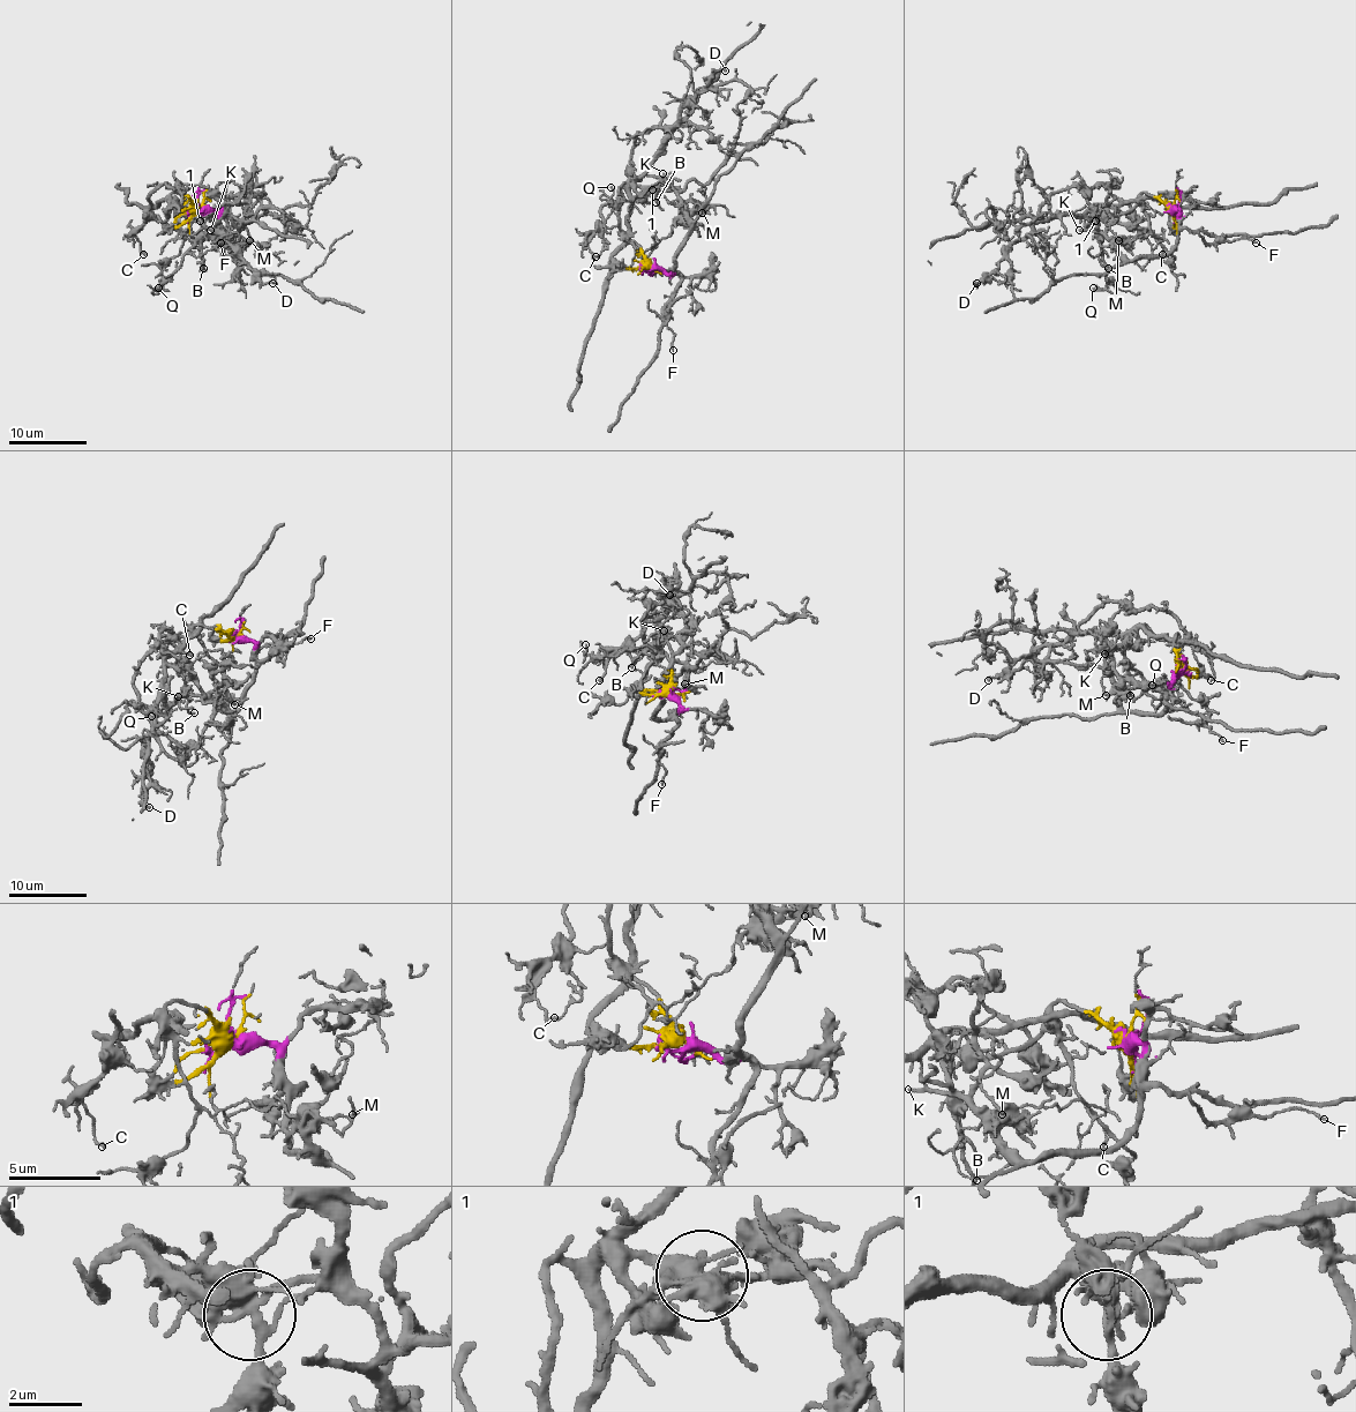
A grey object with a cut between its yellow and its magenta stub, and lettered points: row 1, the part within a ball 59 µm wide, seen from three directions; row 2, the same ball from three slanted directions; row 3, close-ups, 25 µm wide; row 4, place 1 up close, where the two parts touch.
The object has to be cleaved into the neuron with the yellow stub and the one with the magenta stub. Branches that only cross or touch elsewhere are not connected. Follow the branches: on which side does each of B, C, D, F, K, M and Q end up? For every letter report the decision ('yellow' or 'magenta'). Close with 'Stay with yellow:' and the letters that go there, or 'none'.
B: yellow
C: yellow
D: yellow
F: magenta
K: magenta
M: magenta
Q: yellow
Stay with yellow: B, C, D, Q

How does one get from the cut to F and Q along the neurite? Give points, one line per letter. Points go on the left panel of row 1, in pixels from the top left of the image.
F: (196, 209), (216, 211), (218, 221), (227, 228), (212, 237), (214, 240), (222, 239), (219, 243)
Q: (196, 211), (185, 195), (177, 194), (177, 206), (201, 221), (201, 239), (162, 290), (157, 288)

